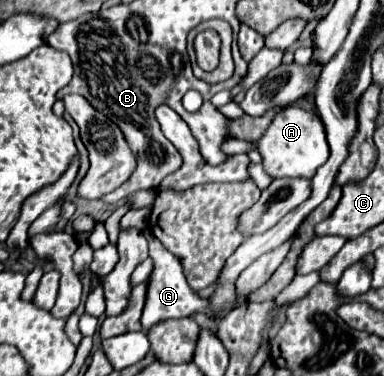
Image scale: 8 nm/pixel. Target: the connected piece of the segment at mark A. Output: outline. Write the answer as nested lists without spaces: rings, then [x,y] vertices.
[[[289,107],[277,113],[271,125],[267,127],[267,131],[263,133],[263,137],[259,139],[257,149],[263,157],[261,165],[271,179],[281,179],[281,177],[311,179],[315,171],[329,157],[329,145],[327,145],[323,123],[319,121],[317,115],[303,111],[299,107]]]

